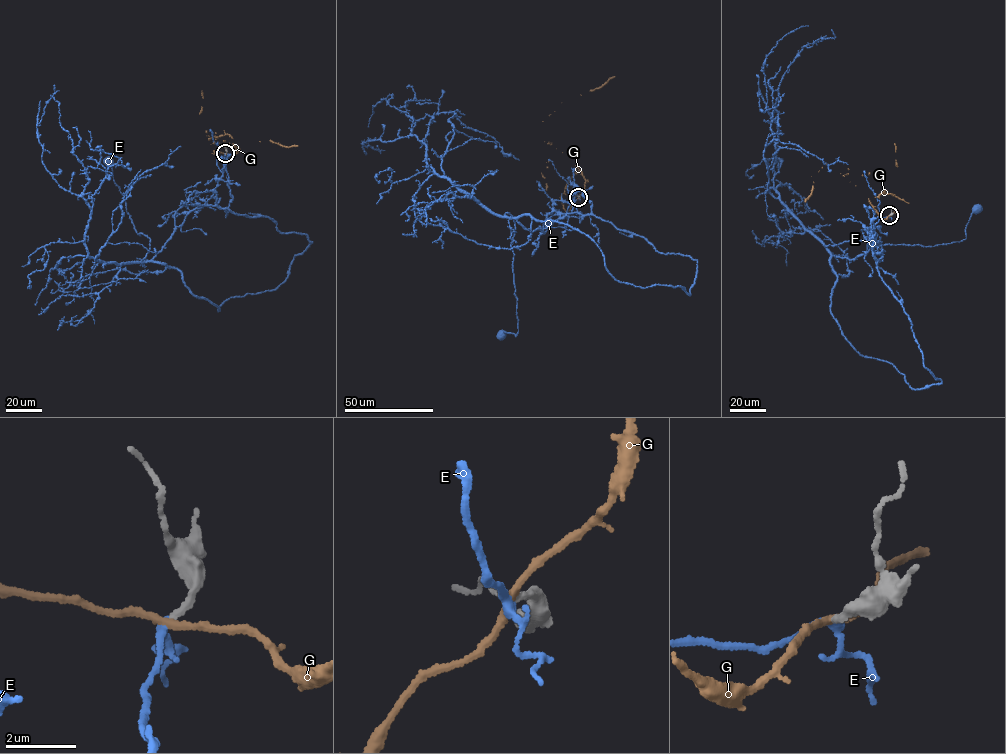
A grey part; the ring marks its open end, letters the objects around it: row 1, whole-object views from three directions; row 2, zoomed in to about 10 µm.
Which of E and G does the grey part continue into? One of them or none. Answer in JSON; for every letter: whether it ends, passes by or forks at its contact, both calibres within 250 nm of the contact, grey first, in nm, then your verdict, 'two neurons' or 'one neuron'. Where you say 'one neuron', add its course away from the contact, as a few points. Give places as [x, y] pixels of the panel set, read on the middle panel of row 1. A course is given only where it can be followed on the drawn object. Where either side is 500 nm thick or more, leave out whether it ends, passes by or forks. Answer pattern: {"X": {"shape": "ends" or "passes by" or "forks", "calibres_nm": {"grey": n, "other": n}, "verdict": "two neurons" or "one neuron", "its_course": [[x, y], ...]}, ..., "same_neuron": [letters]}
{"E": {"shape": "passes by", "calibres_nm": {"grey": 200, "other": 190}, "verdict": "one neuron", "its_course": [[578, 196], [574, 185], [572, 210], [542, 230], [505, 215], [515, 222], [518, 332], [501, 335]]}, "G": {"shape": "passes by", "calibres_nm": {"grey": 200, "other": 190}, "verdict": "two neurons"}, "same_neuron": ["E"]}

